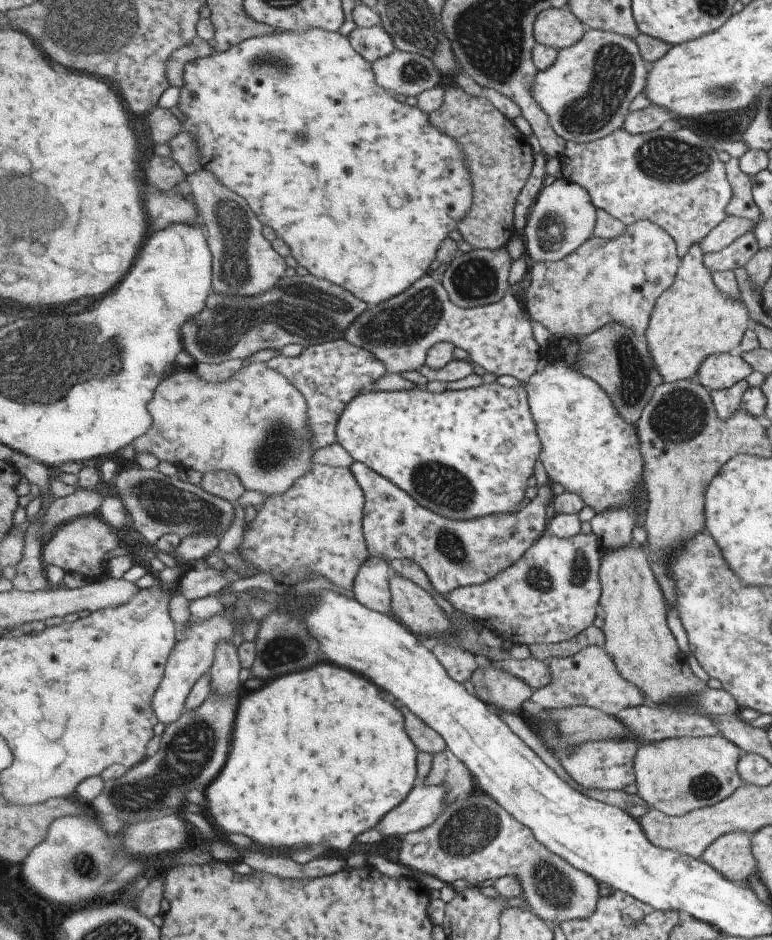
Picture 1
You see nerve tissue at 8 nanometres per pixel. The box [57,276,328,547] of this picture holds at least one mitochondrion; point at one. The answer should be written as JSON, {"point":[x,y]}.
{"point":[163,502]}

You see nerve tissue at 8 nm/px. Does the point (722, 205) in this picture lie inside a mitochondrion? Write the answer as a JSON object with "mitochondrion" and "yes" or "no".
{"mitochondrion":"no"}

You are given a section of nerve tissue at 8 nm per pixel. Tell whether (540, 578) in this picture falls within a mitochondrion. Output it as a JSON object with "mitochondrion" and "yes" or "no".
{"mitochondrion":"yes"}

